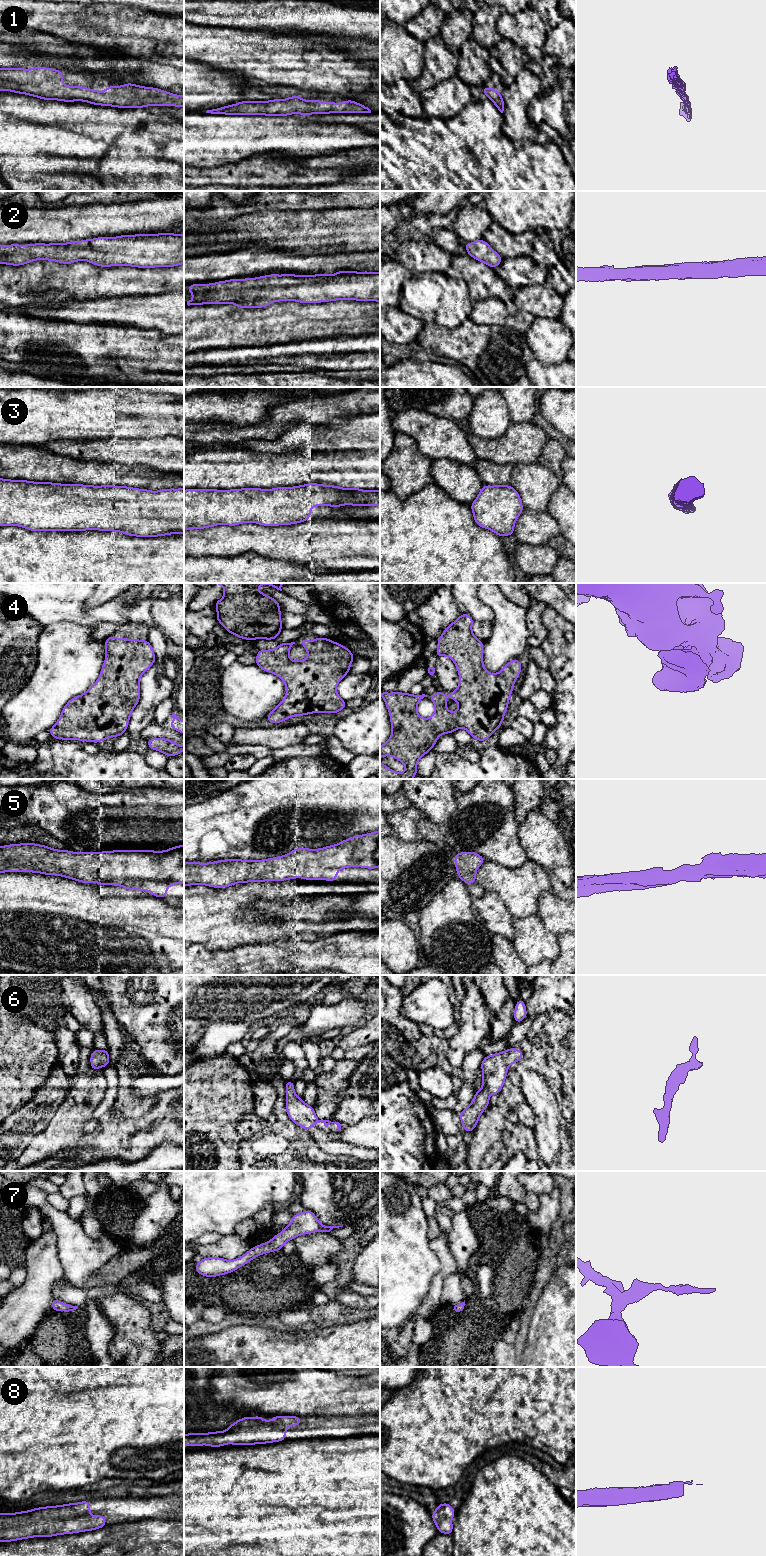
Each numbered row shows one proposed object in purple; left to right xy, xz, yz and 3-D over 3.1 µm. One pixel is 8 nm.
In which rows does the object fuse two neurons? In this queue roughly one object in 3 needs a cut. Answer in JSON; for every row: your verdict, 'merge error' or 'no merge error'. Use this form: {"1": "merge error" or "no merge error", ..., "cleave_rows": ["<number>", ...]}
{"1": "no merge error", "2": "no merge error", "3": "no merge error", "4": "no merge error", "5": "no merge error", "6": "no merge error", "7": "no merge error", "8": "no merge error", "cleave_rows": []}

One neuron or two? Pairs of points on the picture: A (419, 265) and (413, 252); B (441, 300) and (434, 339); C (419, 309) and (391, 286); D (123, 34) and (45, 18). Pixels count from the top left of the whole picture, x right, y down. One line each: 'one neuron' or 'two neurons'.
A: one neuron
B: two neurons
C: two neurons
D: one neuron

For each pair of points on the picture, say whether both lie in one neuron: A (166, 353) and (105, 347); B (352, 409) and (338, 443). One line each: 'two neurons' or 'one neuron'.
A: one neuron
B: two neurons

